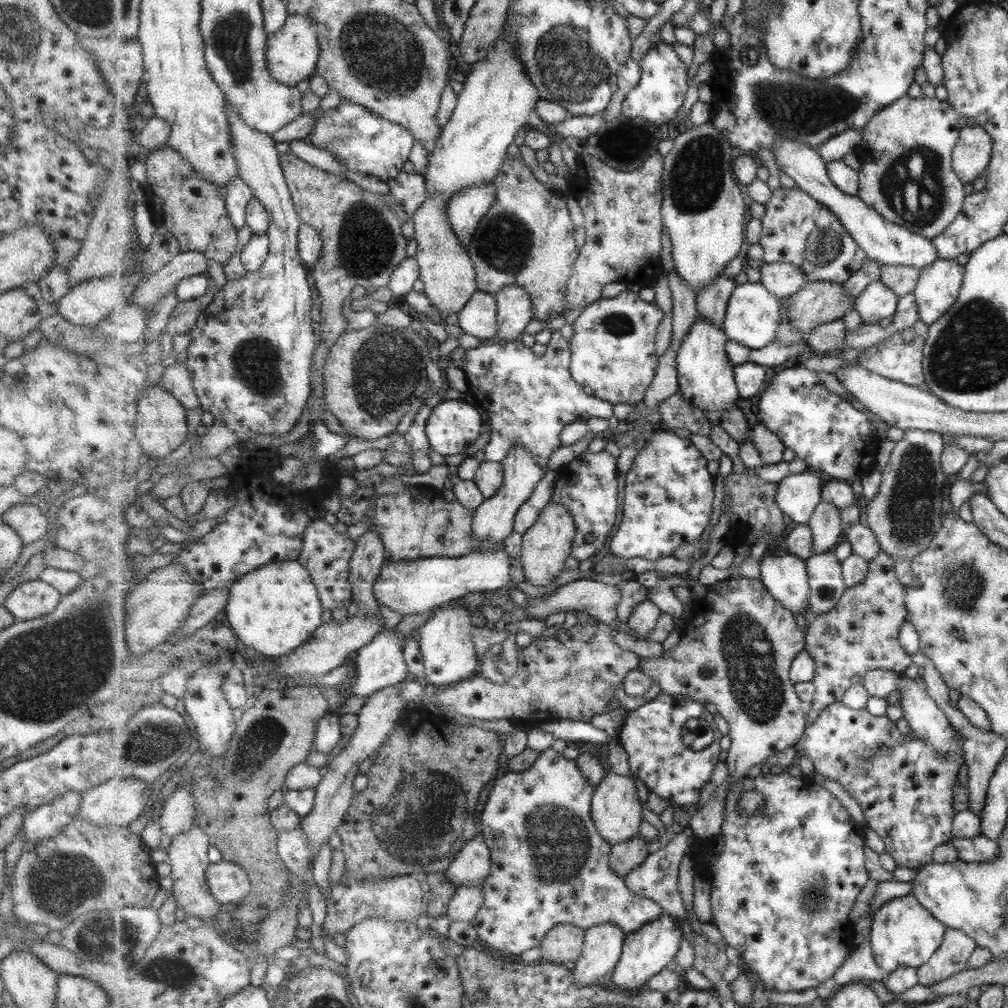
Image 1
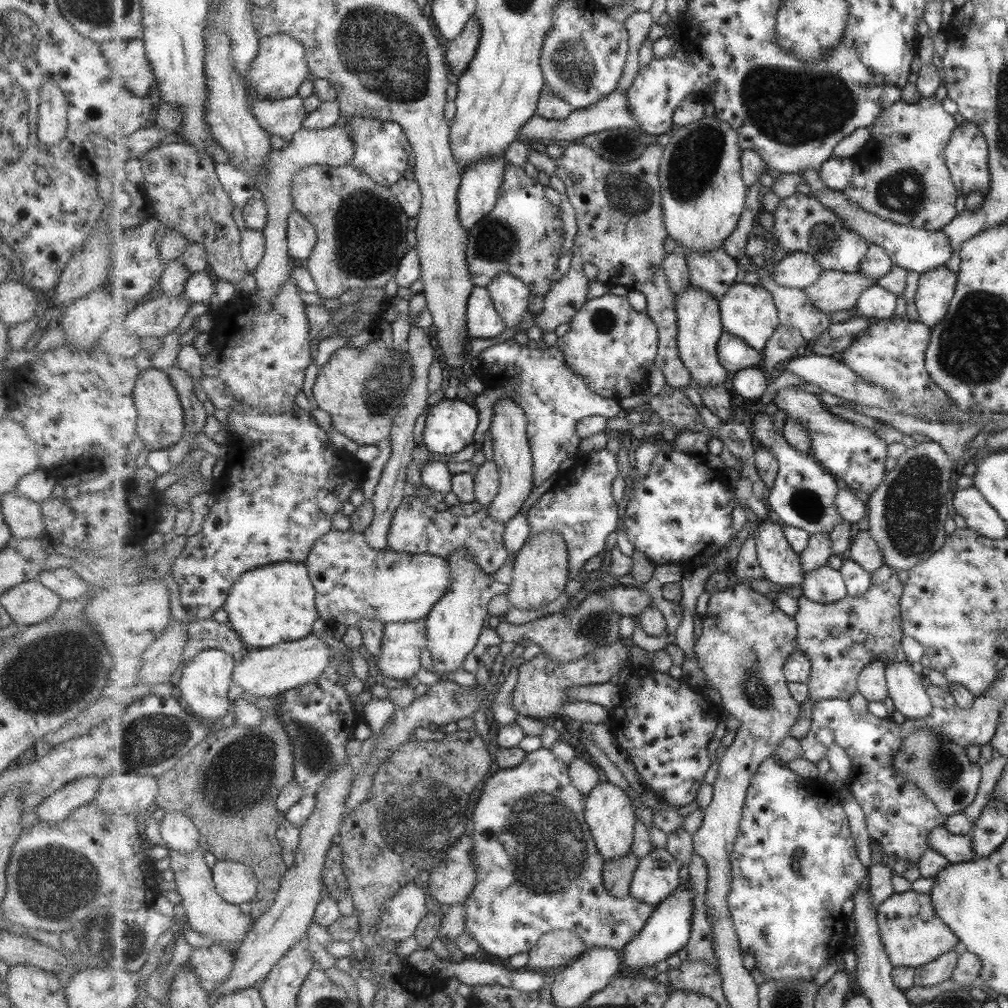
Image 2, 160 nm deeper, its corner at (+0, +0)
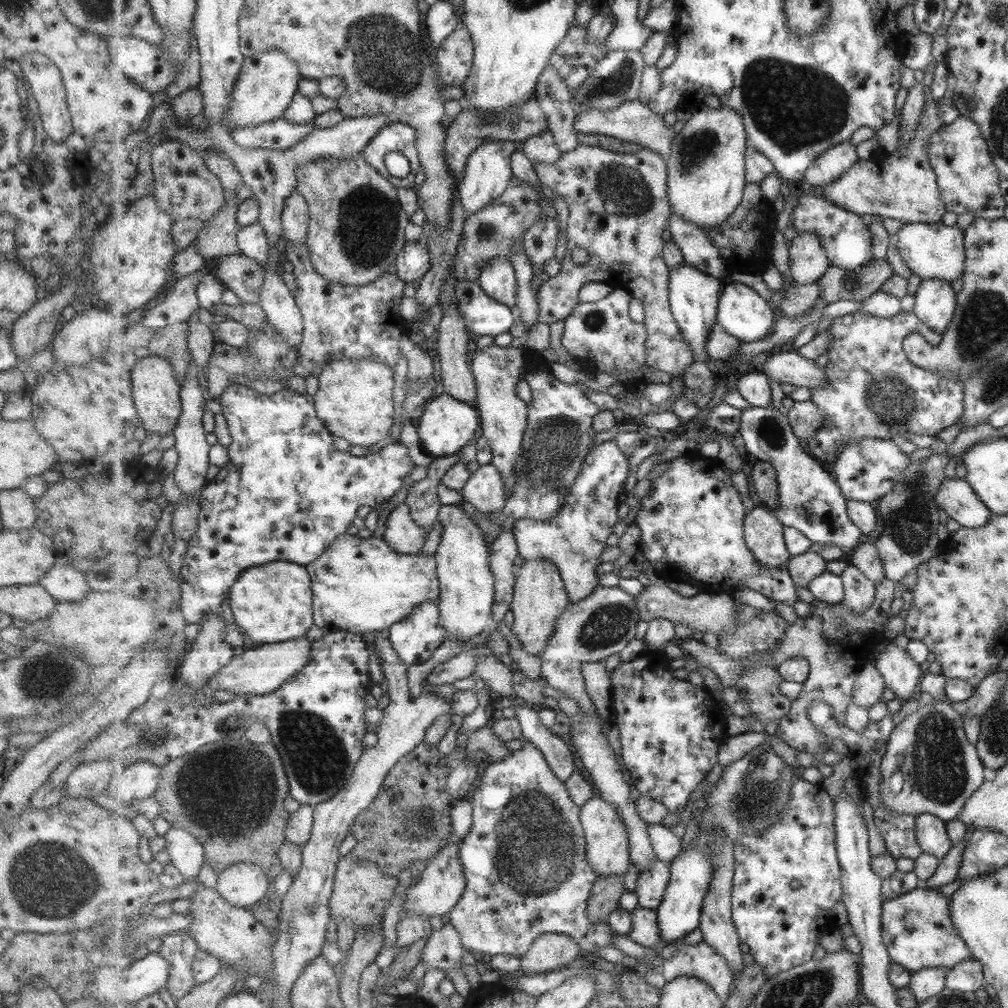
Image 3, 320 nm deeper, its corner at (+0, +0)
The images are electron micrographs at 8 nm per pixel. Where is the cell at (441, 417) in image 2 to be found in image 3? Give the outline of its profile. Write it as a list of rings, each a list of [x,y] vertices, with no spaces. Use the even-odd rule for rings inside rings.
[[[445,392],[439,393],[425,403],[424,412],[419,418],[417,433],[423,448],[434,457],[451,456],[461,452],[471,440],[478,436],[480,412],[469,403]]]

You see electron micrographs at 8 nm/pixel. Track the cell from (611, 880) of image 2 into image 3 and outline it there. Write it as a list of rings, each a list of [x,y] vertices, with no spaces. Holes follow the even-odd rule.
[[[612,876],[611,878],[602,878],[595,883],[592,890],[592,896],[588,903],[588,917],[593,923],[605,923],[609,915],[617,910],[623,890],[623,876]]]

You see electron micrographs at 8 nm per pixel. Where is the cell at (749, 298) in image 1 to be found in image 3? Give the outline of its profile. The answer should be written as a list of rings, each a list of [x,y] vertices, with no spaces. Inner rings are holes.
[[[738,277],[734,282],[723,287],[720,298],[720,308],[717,313],[717,320],[721,326],[732,336],[739,339],[743,344],[765,340],[774,331],[779,312],[765,301],[753,288],[738,283]]]

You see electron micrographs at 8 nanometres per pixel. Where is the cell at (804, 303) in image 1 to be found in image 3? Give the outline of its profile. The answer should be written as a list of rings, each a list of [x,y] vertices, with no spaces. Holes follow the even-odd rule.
[[[873,259],[867,266],[855,270],[842,269],[831,265],[823,278],[820,278],[820,298],[830,302],[854,300],[863,303],[876,292],[896,272],[888,259]]]

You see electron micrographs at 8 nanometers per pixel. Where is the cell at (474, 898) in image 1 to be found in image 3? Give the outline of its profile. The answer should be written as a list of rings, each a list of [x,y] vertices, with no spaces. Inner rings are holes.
[[[451,922],[443,925],[428,938],[422,956],[422,963],[426,970],[437,968],[446,972],[454,983],[456,992],[461,996],[472,994],[473,986],[461,968],[463,960],[463,946],[461,935]]]

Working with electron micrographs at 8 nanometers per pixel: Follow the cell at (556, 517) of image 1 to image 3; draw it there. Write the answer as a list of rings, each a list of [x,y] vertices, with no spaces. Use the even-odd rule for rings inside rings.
[[[547,559],[524,562],[516,575],[517,583],[511,606],[514,615],[512,630],[526,652],[541,658],[556,632],[557,619],[571,604],[568,589],[561,577],[560,568]]]

